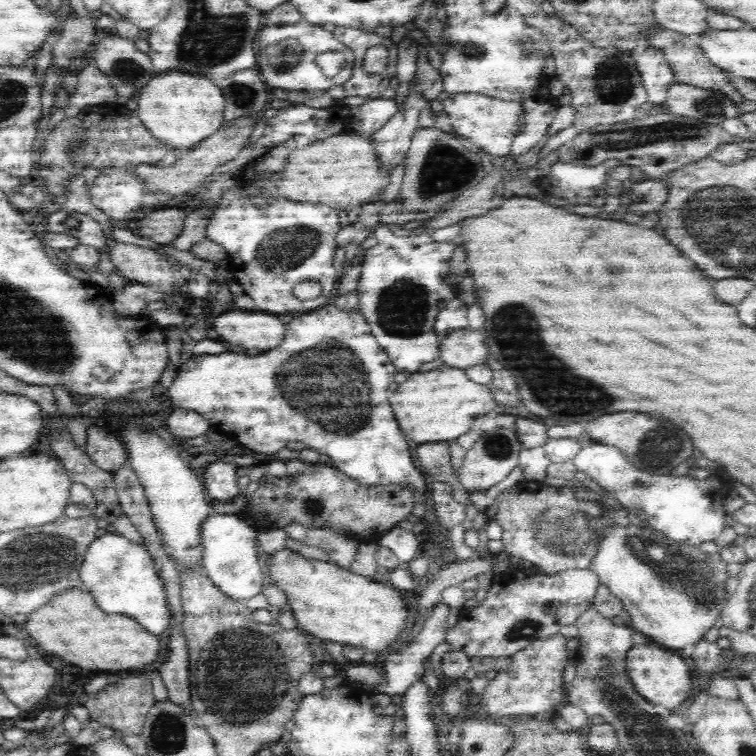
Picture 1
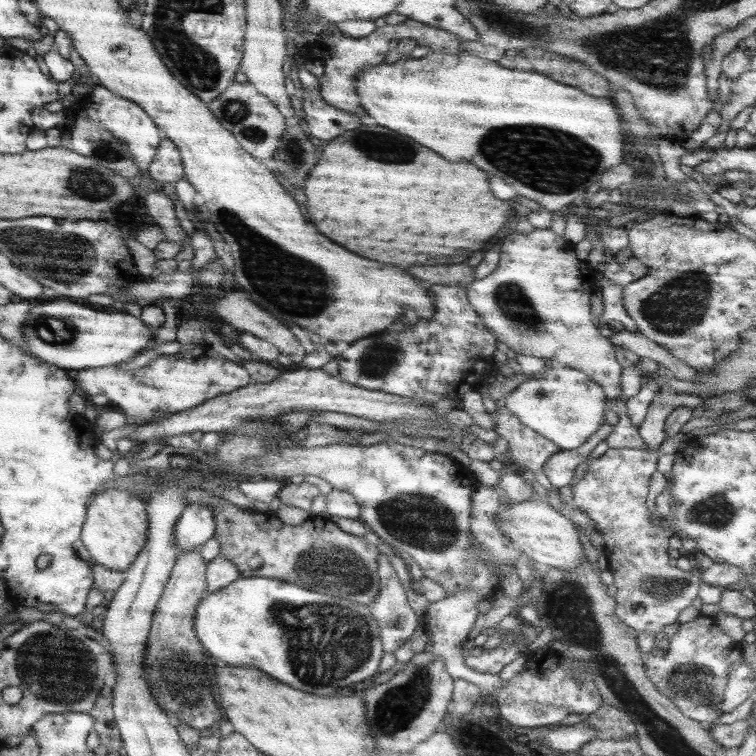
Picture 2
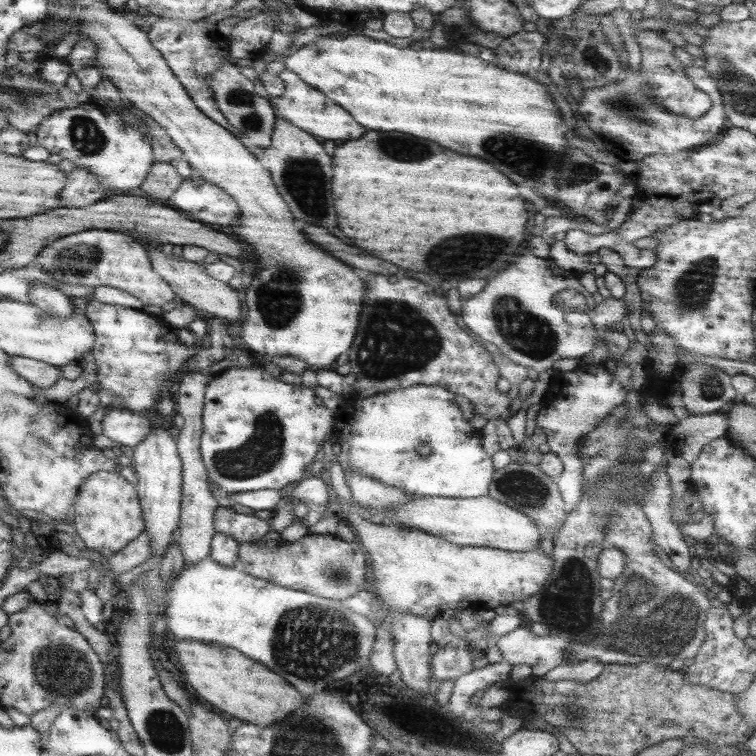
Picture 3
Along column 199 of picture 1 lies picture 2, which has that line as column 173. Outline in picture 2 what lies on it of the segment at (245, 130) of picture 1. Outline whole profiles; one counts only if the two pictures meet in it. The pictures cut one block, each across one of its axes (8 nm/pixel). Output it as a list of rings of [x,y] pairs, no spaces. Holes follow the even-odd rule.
[[[161,139],[146,170],[147,176],[153,180],[158,189],[168,191],[172,189],[177,180],[184,178],[179,150],[175,144],[167,139]]]

